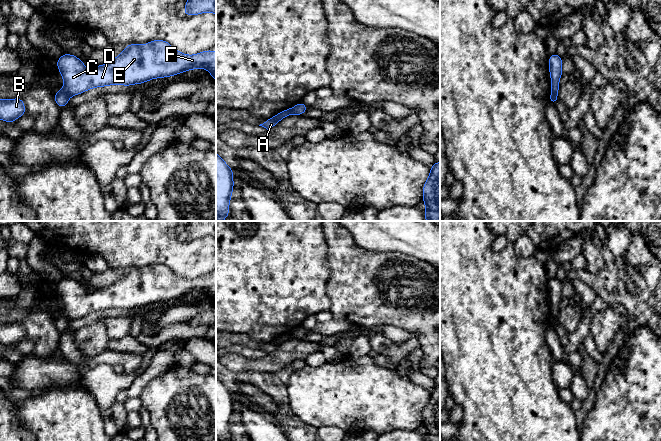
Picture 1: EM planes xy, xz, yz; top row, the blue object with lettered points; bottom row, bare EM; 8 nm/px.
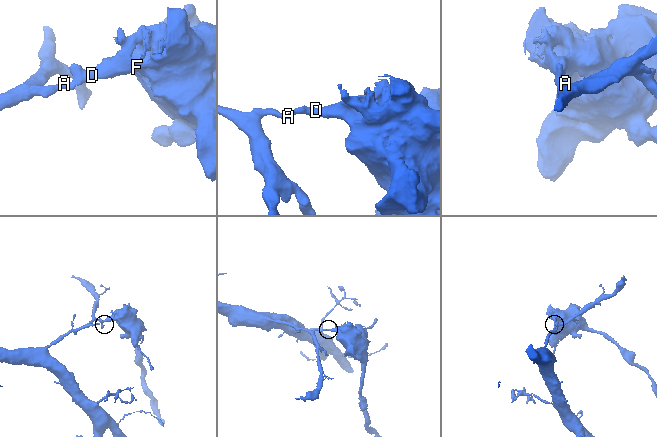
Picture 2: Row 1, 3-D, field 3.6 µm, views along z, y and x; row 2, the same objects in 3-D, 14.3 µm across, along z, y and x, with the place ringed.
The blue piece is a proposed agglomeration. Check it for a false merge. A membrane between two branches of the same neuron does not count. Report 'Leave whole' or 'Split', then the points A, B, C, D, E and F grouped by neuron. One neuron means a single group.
Split. Groups: A B / C D E F

